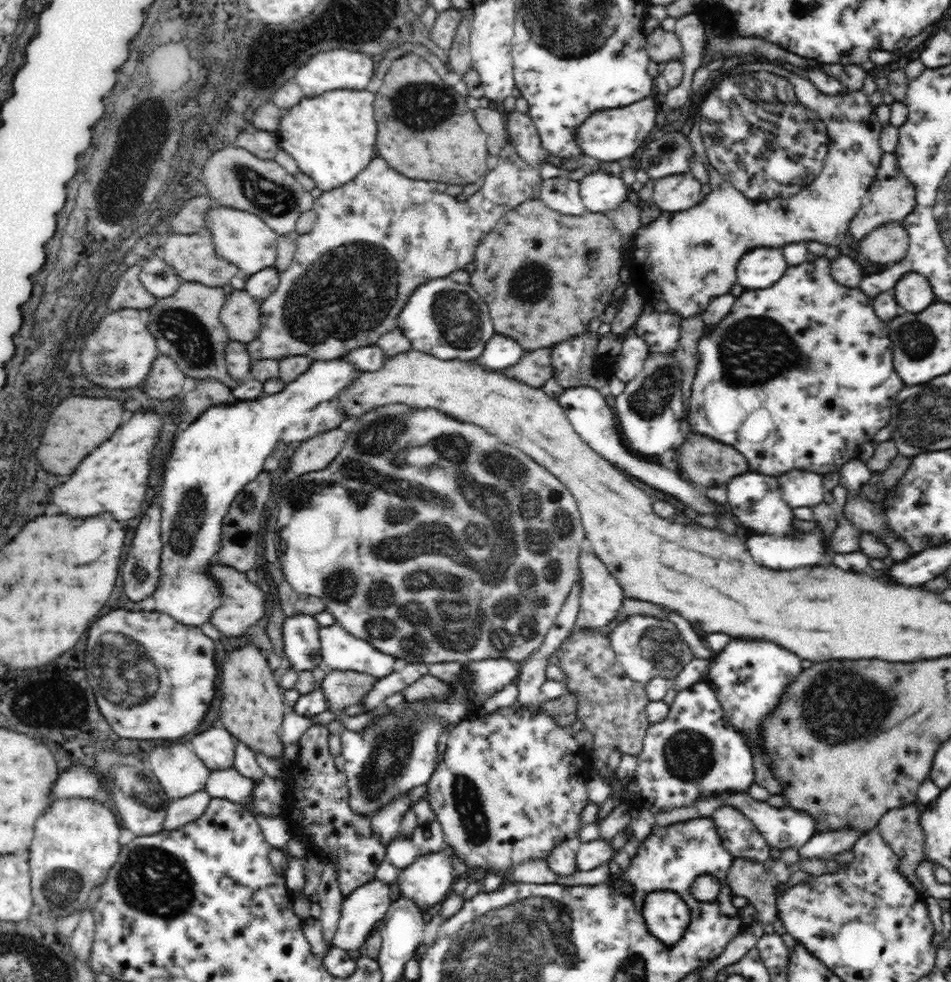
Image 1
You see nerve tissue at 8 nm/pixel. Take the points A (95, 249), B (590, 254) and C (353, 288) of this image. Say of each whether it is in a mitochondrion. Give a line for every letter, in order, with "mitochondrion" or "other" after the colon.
A: other
B: other
C: mitochondrion

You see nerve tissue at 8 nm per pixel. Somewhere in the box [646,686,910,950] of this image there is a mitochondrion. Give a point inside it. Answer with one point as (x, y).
(688, 755)

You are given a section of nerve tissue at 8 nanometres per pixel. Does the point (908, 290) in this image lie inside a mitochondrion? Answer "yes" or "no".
no

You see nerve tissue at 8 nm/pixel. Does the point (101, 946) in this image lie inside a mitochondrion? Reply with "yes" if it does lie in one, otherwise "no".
no

